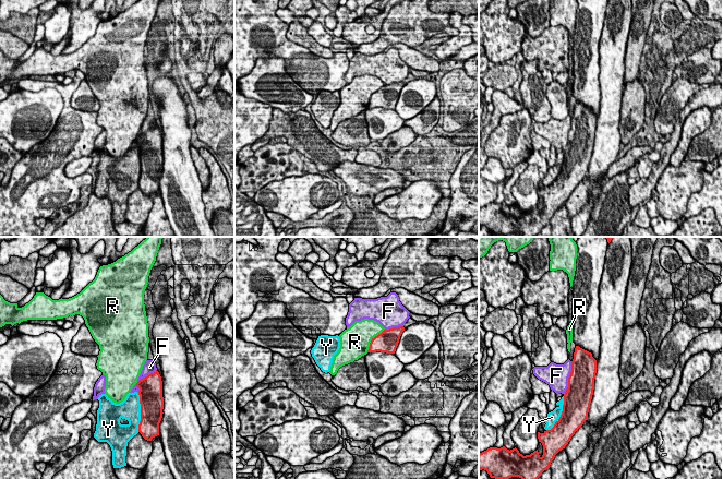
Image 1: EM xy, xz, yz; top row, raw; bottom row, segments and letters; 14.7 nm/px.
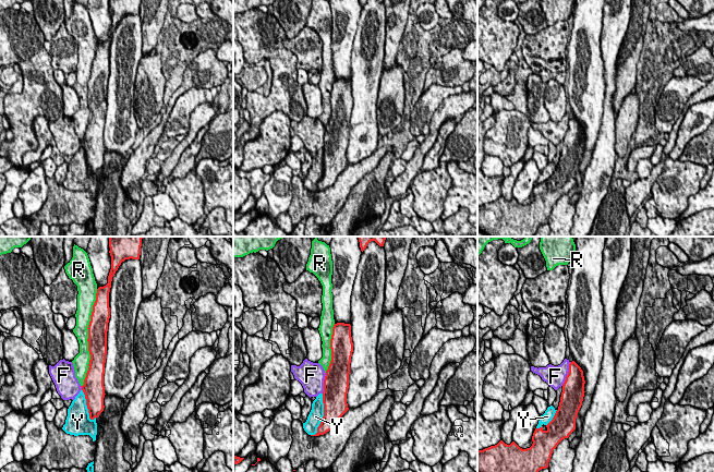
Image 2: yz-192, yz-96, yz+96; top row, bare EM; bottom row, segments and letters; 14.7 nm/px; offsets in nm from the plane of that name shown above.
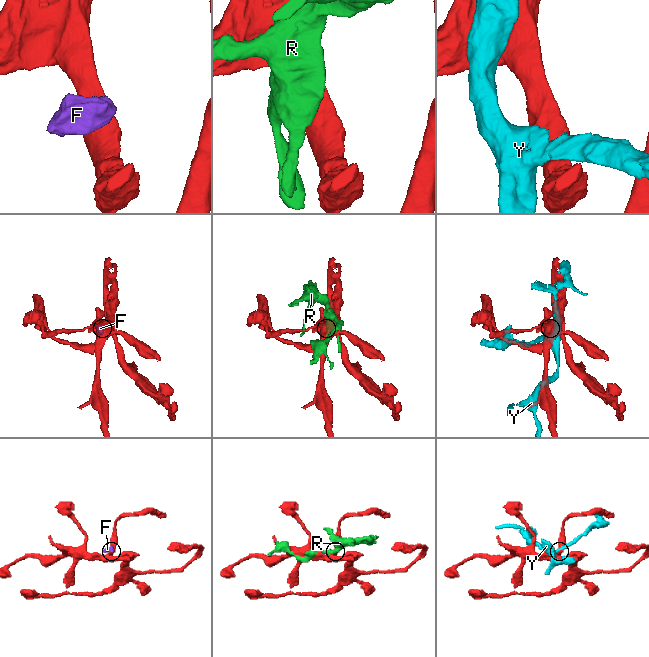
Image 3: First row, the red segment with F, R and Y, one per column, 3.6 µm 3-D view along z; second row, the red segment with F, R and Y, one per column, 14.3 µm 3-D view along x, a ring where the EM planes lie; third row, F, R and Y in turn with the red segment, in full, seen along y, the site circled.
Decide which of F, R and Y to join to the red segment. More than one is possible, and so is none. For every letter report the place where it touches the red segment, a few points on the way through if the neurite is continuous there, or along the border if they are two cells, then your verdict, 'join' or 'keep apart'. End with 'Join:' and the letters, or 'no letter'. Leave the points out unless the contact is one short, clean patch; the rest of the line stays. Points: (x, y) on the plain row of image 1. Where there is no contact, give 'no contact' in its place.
F: meets red in yz at (568, 133); keep apart
R: meets red in xz at (372, 95); keep apart
Y: meets red in xy at (141, 168); keep apart
Join: no letter

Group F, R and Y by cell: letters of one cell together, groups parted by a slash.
F / R / Y

